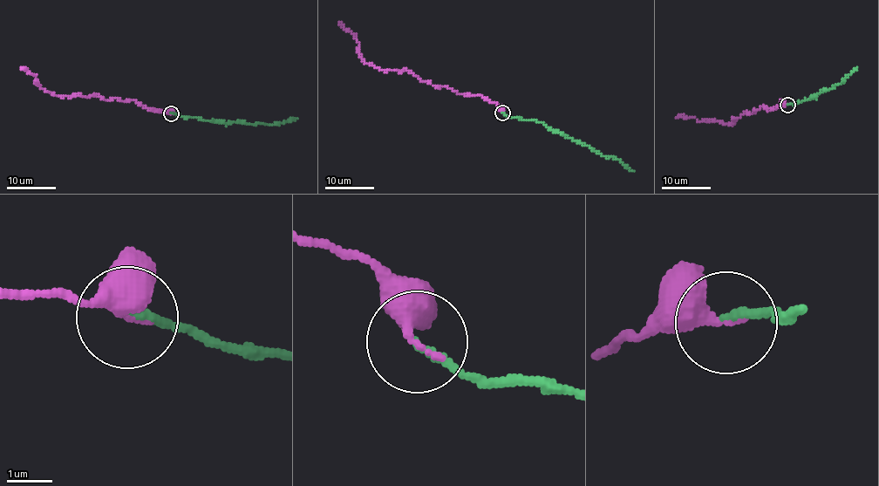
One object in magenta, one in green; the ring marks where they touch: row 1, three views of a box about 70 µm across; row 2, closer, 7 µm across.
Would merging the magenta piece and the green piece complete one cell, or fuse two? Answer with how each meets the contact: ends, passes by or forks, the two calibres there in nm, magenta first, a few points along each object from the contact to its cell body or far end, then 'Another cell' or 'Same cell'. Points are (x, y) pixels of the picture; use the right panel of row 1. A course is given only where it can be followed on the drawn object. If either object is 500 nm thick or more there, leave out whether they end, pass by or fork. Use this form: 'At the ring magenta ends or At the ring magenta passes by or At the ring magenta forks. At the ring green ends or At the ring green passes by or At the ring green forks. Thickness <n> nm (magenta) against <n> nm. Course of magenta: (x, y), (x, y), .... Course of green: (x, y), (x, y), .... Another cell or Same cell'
At the ring magenta ends. At the ring green ends. Thickness 360 nm (magenta) against 180 nm. Course of magenta: (788, 105), (752, 108), (753, 112), (734, 117), (732, 125), (680, 115), (675, 118). Course of green: (788, 105), (794, 105), (842, 83), (857, 68). Same cell

